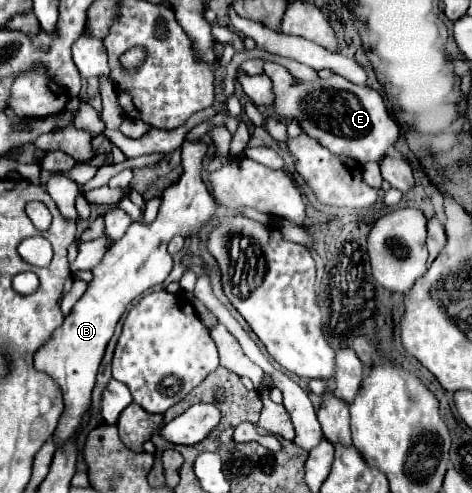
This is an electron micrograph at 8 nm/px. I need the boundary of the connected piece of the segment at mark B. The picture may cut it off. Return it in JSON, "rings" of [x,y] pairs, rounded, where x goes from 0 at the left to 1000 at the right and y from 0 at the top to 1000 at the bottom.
{"rings":[[[392,282],[383,294],[383,318],[388,318],[388,355],[383,363],[358,379],[345,391],[345,412],[333,444],[320,456],[303,452],[278,452],[269,473],[222,513],[214,533],[193,546],[197,570],[189,574],[176,602],[159,615],[155,631],[138,643],[133,659],[108,680],[104,696],[87,704],[74,720],[74,744],[83,753],[104,757],[133,789],[138,809],[138,834],[125,850],[125,862],[117,870],[121,903],[129,907],[146,882],[167,866],[172,842],[180,838],[193,793],[201,785],[201,765],[214,740],[214,728],[222,720],[222,704],[231,688],[239,684],[244,659],[265,635],[269,619],[299,594],[307,594],[316,582],[345,574],[364,548],[369,529],[354,517],[354,497],[367,477],[405,481],[409,469],[426,465],[443,444],[456,436],[456,408],[447,391],[439,387],[439,375],[430,367],[434,351],[434,327],[422,331],[434,306],[443,306],[447,286],[430,282]]]}

